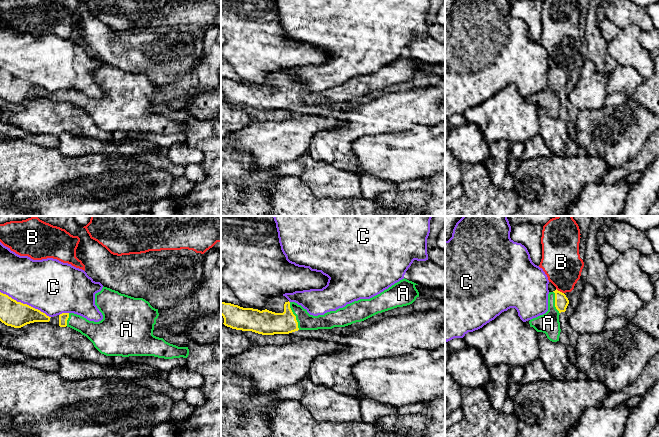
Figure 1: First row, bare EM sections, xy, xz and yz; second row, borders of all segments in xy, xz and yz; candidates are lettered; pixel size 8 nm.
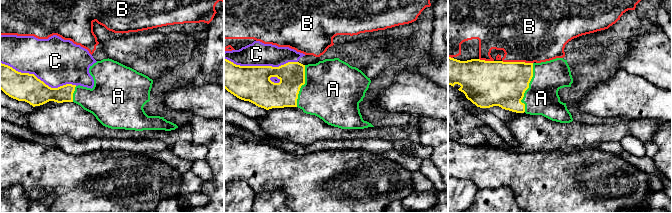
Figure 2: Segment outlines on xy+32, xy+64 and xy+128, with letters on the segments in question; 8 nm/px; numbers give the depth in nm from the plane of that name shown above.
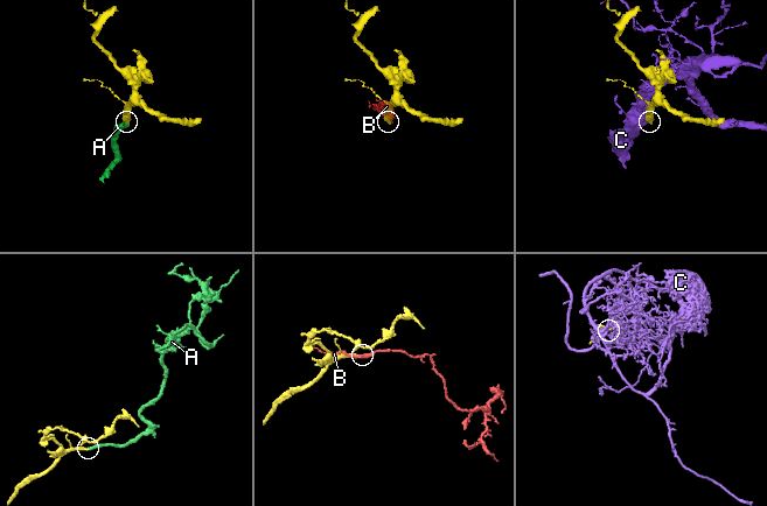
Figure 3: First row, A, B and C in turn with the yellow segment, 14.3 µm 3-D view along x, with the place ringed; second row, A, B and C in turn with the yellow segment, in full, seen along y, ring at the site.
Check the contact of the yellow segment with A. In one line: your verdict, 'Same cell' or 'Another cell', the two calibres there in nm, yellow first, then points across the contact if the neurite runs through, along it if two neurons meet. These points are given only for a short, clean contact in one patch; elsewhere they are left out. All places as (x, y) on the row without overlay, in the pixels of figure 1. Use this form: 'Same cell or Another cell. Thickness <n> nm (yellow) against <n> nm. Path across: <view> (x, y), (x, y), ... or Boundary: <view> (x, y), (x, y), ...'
Same cell. Thickness 200 nm (yellow) against 130 nm. Path across: xz (265, 98), (288, 98), (295, 92), (305, 97)

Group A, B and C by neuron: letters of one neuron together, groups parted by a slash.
A / B / C

